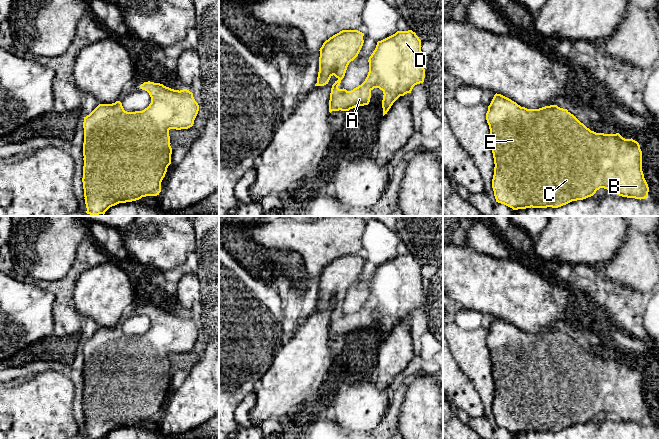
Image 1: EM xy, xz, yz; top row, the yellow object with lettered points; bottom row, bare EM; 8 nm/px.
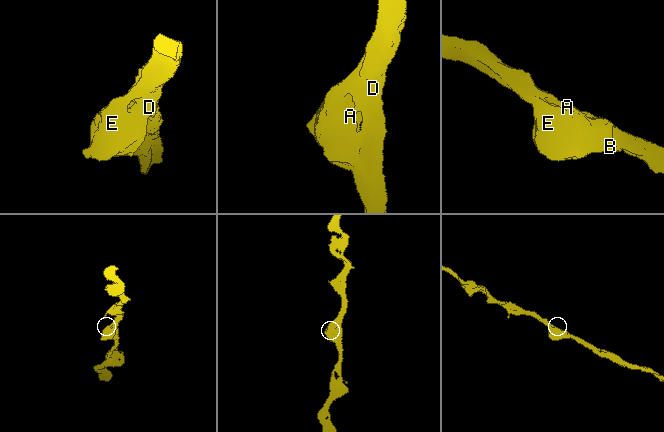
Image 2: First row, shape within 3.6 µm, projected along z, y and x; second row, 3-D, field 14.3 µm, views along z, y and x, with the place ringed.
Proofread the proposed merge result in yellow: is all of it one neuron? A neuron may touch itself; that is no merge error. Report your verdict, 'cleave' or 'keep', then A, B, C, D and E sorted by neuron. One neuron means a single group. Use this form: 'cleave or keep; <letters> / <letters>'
keep; A B C D E

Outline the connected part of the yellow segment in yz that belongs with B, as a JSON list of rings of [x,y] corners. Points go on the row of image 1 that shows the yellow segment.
[[[497,93],[488,106],[486,120],[495,164],[492,188],[498,203],[513,210],[558,208],[591,197],[600,188],[613,189],[622,197],[648,198],[642,151],[632,138],[591,131],[557,105],[527,109]]]

